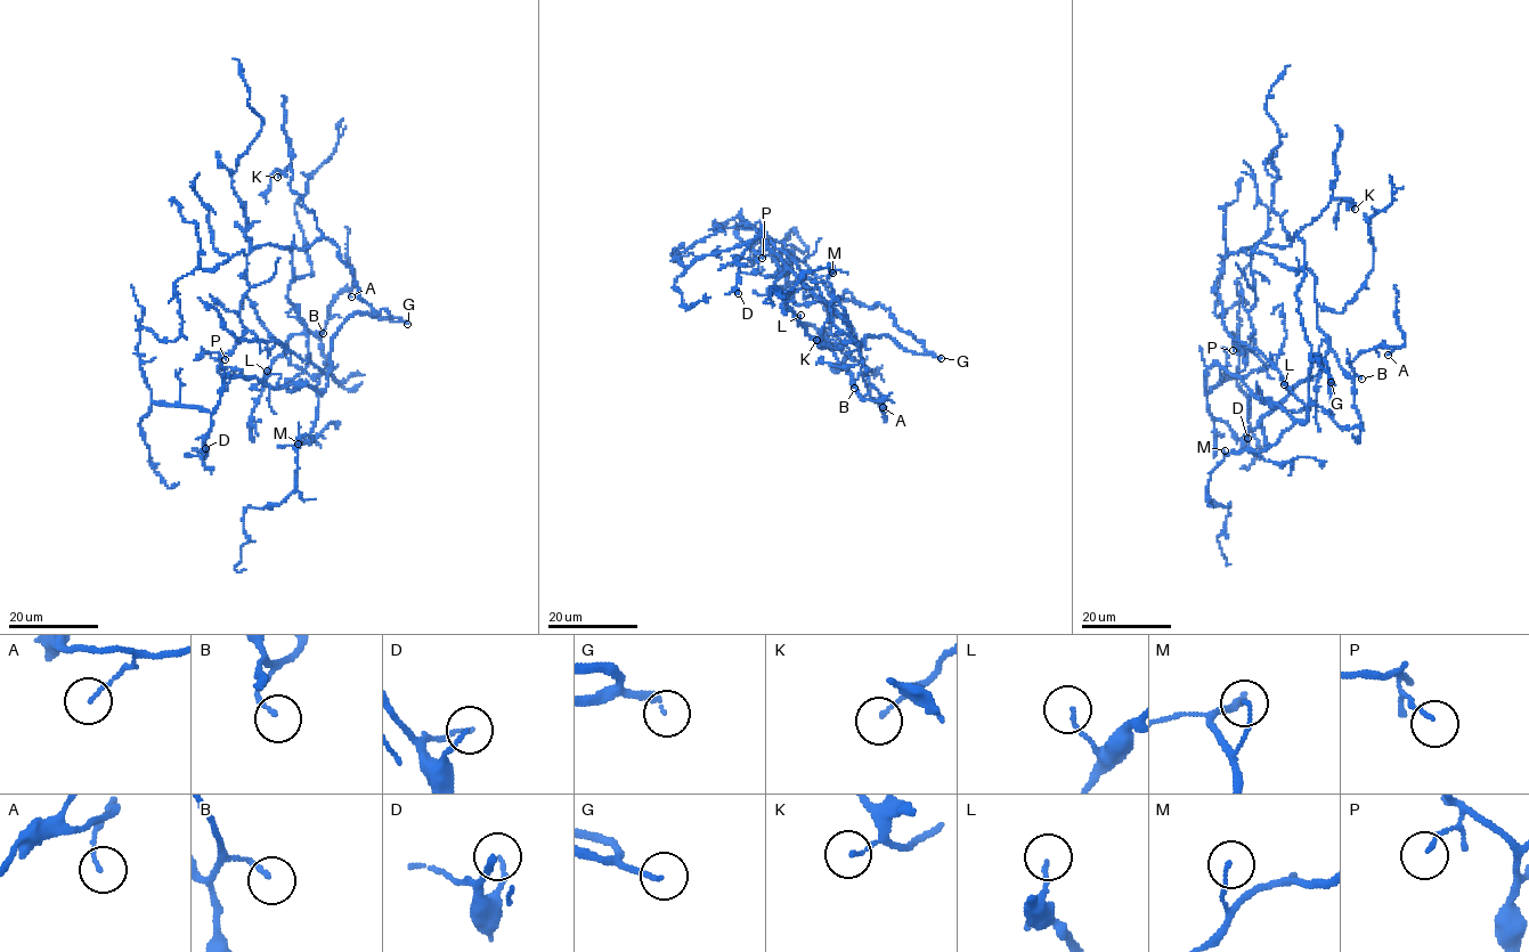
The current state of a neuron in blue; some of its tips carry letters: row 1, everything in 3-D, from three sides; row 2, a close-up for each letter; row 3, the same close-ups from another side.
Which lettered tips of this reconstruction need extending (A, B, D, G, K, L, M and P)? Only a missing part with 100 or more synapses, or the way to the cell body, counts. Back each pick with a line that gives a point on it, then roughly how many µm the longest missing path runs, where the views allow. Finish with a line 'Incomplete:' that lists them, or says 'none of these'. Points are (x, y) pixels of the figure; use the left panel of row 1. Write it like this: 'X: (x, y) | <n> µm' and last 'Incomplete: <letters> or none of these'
G: (407, 324) | 80 µm
Incomplete: G

